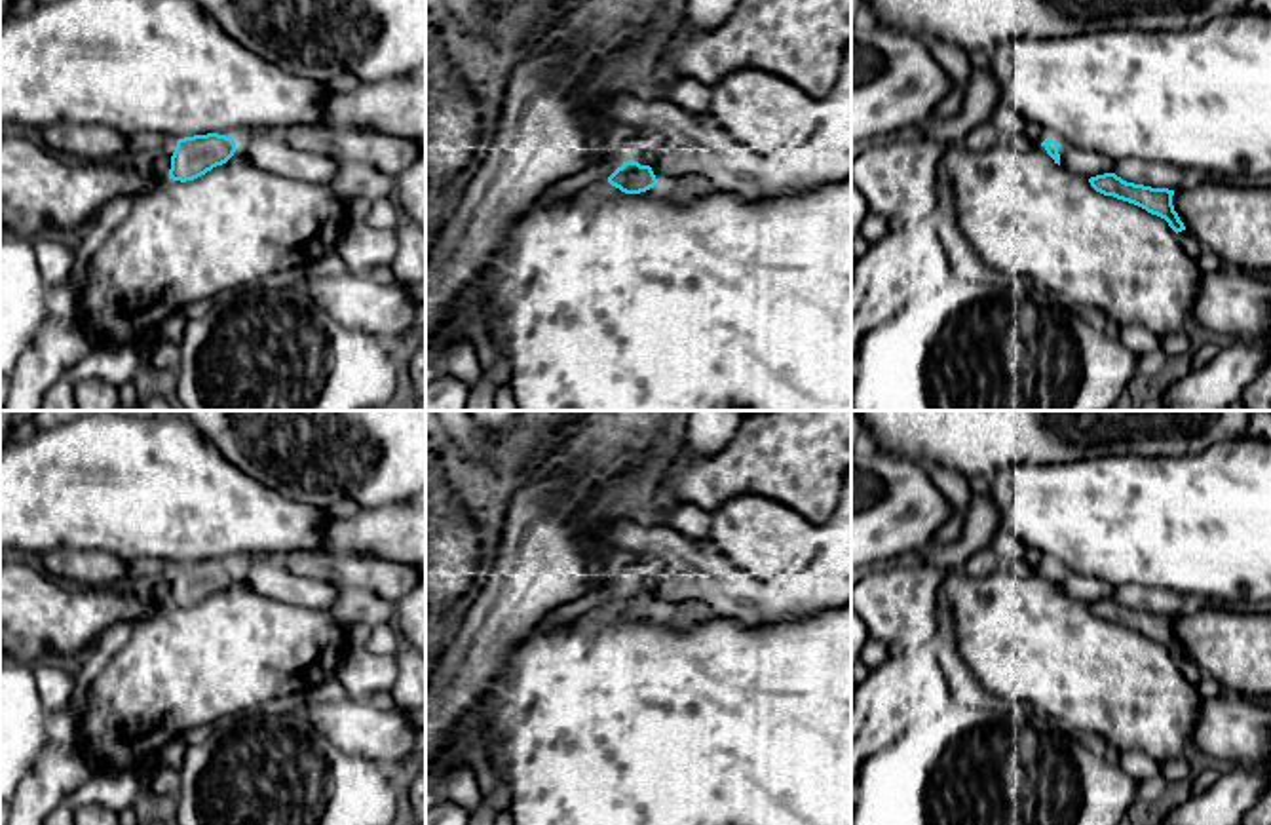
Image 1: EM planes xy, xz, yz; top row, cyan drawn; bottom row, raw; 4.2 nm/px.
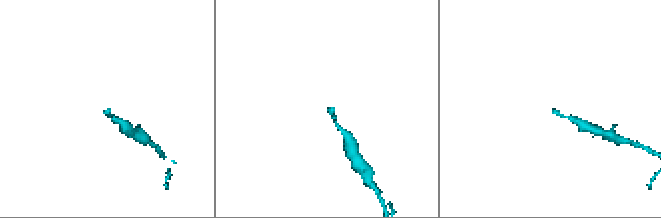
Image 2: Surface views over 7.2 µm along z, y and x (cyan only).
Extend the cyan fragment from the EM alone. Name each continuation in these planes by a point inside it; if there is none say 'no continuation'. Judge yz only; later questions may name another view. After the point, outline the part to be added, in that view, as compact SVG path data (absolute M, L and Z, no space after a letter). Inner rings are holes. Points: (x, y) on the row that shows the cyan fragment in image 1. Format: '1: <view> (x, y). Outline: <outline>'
no continuation

